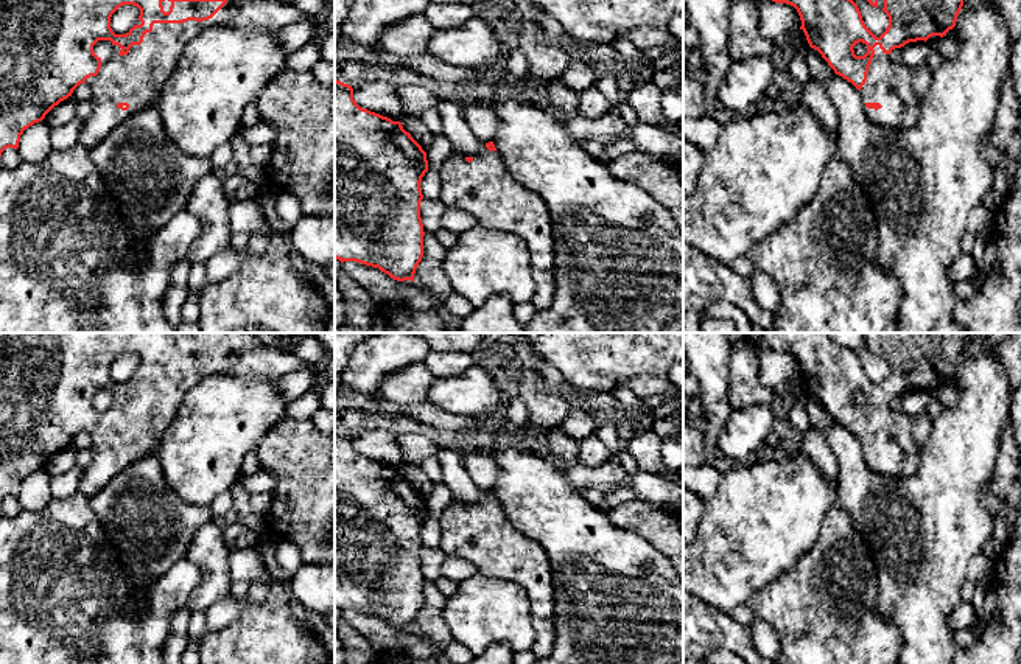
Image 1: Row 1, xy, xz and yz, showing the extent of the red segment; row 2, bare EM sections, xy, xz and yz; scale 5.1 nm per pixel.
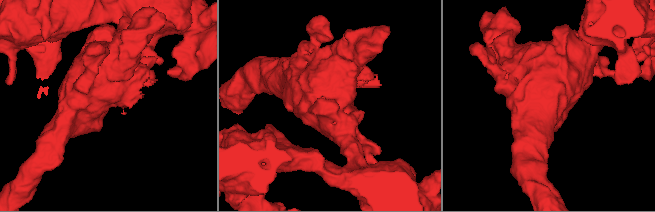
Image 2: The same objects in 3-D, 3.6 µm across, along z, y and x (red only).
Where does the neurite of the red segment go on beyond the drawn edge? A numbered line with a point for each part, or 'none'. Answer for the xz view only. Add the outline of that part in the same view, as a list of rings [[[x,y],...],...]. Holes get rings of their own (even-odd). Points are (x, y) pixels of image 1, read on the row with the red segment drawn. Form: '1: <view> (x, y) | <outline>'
1: xz (484, 187) | [[[484,151],[468,163],[453,154],[440,168],[440,199],[447,207],[473,215],[481,225],[518,235],[529,249],[537,311],[554,299],[554,235],[545,201],[517,182],[496,151]]]

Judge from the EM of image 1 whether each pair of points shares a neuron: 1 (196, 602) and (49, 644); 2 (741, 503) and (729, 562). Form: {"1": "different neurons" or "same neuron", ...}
{"1": "different neurons", "2": "same neuron"}

